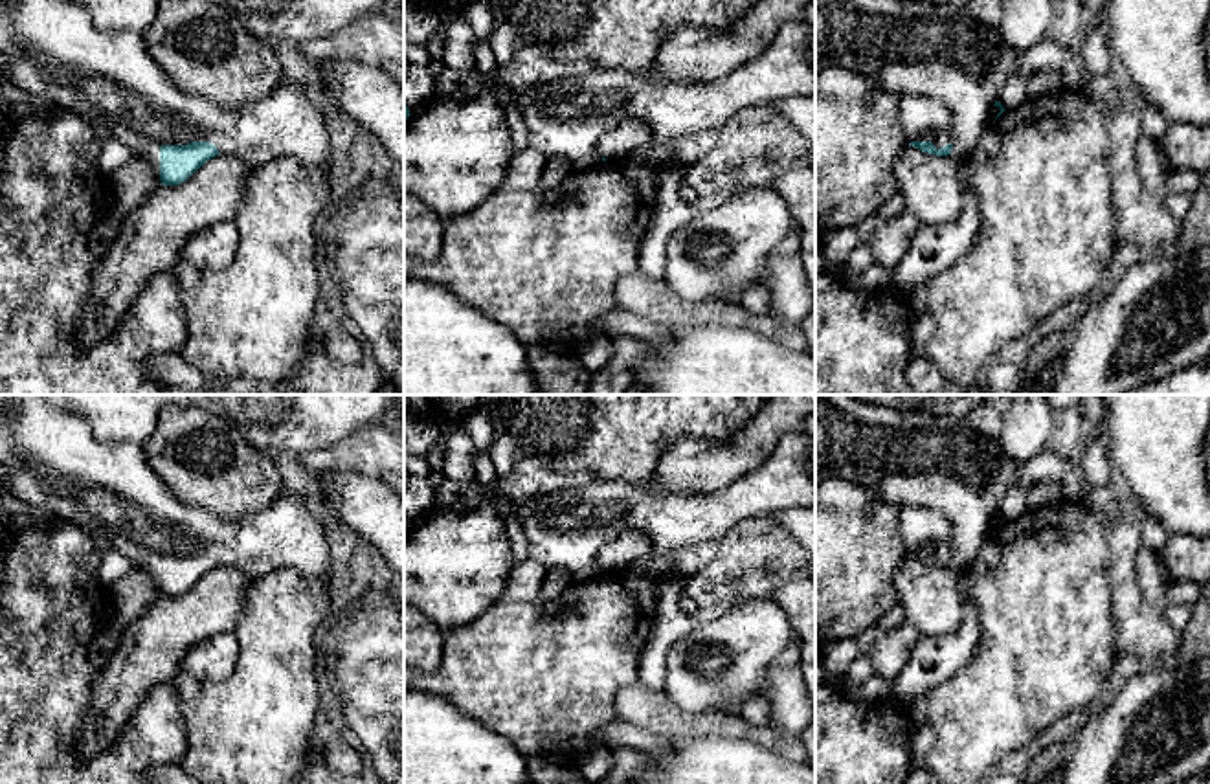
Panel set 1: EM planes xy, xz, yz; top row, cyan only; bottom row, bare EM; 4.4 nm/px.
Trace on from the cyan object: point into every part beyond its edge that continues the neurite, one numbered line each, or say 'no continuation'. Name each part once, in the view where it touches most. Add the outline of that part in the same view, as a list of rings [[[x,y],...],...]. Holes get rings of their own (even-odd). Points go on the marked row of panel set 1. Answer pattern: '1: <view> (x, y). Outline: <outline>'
1: xy (52, 48). Outline: [[[0,0],[0,55],[6,79],[17,88],[106,125],[112,138],[147,158],[158,174],[160,147],[191,141],[209,141],[220,154],[237,154],[252,165],[277,156],[292,156],[308,171],[332,163],[329,116],[305,84],[279,83],[261,101],[226,108],[182,92],[147,53],[143,35],[103,33],[84,7],[70,0]]]

